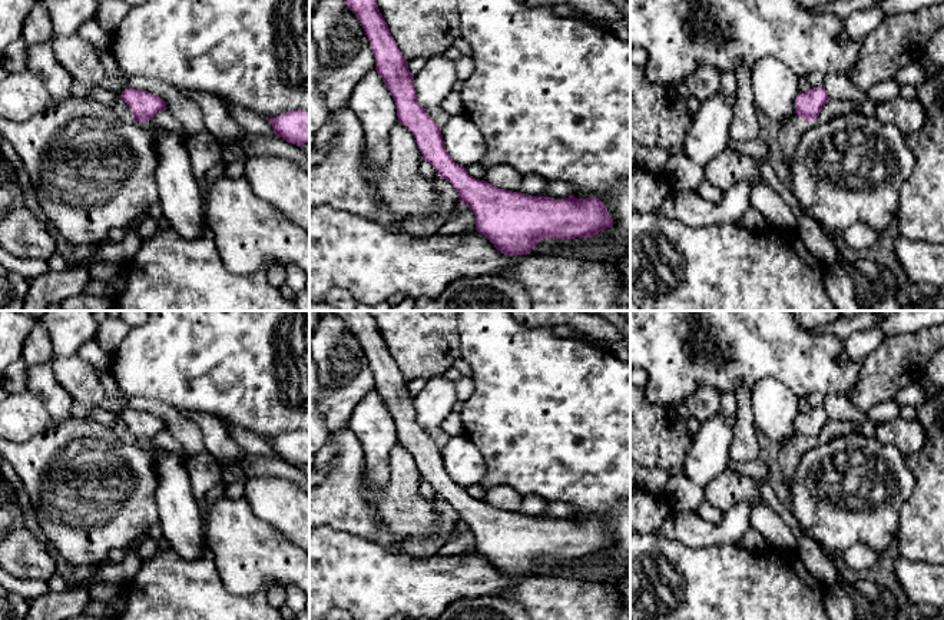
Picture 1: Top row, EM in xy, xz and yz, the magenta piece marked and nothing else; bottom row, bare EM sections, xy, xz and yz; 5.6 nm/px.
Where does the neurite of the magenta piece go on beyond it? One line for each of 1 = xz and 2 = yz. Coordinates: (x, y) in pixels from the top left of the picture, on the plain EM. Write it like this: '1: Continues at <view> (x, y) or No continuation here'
1: No continuation here
2: No continuation here

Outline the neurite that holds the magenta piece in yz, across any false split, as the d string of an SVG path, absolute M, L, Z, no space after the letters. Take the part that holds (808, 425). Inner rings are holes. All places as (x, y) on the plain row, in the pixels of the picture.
M812 408L805 414L799 412L794 424L795 434L805 442L814 442L828 421L829 417L824 408Z

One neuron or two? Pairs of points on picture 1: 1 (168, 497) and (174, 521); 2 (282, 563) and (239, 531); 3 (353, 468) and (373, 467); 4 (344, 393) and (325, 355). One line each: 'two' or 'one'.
1: one
2: one
3: two
4: one

